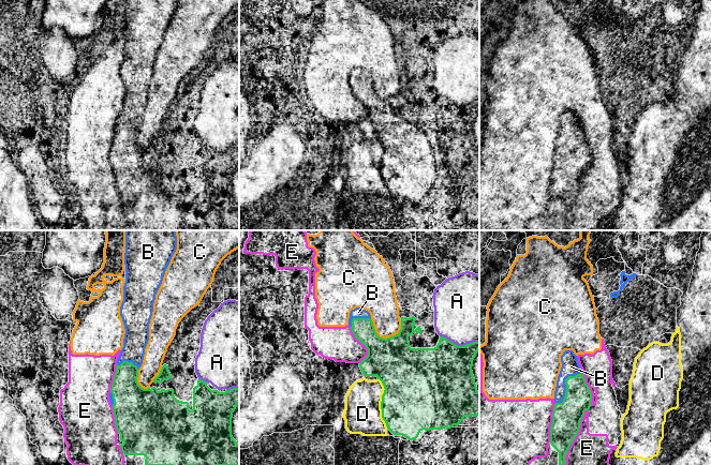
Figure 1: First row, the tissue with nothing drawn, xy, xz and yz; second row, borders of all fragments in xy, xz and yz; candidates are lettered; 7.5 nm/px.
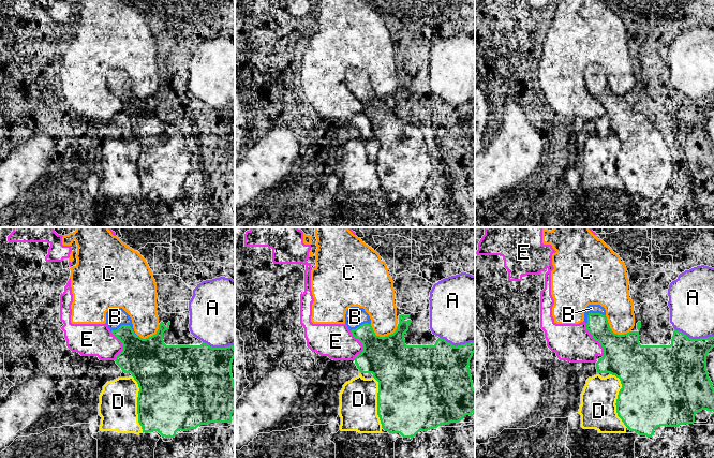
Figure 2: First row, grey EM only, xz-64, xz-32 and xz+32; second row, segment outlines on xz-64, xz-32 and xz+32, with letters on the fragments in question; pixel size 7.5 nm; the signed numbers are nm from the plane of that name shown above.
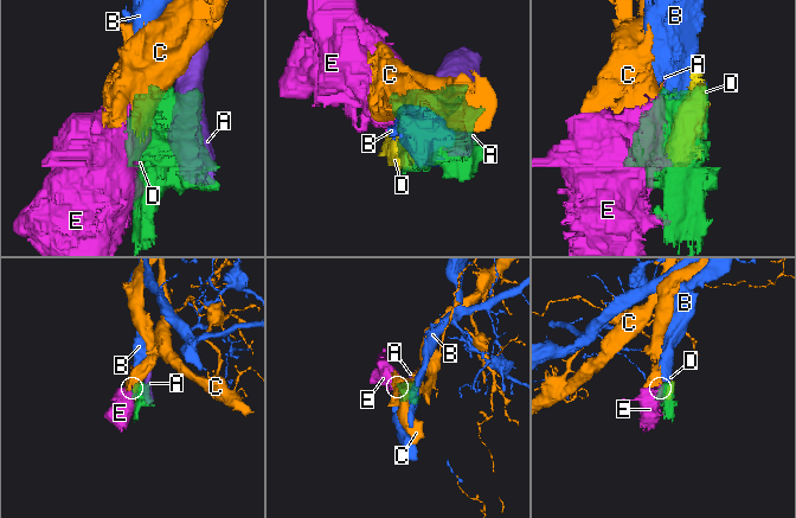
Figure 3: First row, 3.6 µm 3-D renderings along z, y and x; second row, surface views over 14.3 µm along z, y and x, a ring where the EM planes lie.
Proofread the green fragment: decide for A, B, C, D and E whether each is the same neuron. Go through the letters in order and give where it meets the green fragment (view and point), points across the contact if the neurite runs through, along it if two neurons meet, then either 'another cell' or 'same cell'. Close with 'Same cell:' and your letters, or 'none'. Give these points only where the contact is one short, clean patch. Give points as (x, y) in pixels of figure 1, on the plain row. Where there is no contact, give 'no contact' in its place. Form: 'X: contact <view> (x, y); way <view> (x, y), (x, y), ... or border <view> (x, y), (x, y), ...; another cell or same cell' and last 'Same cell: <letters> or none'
A: contact xz (459, 106); another cell
B: contact yz (566, 146); same cell
C: contact xz (382, 98); another cell
D: contact xz (381, 163); another cell
E: contact yz (575, 197); another cell
Same cell: B

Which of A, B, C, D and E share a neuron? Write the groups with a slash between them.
A / B / C E / D

